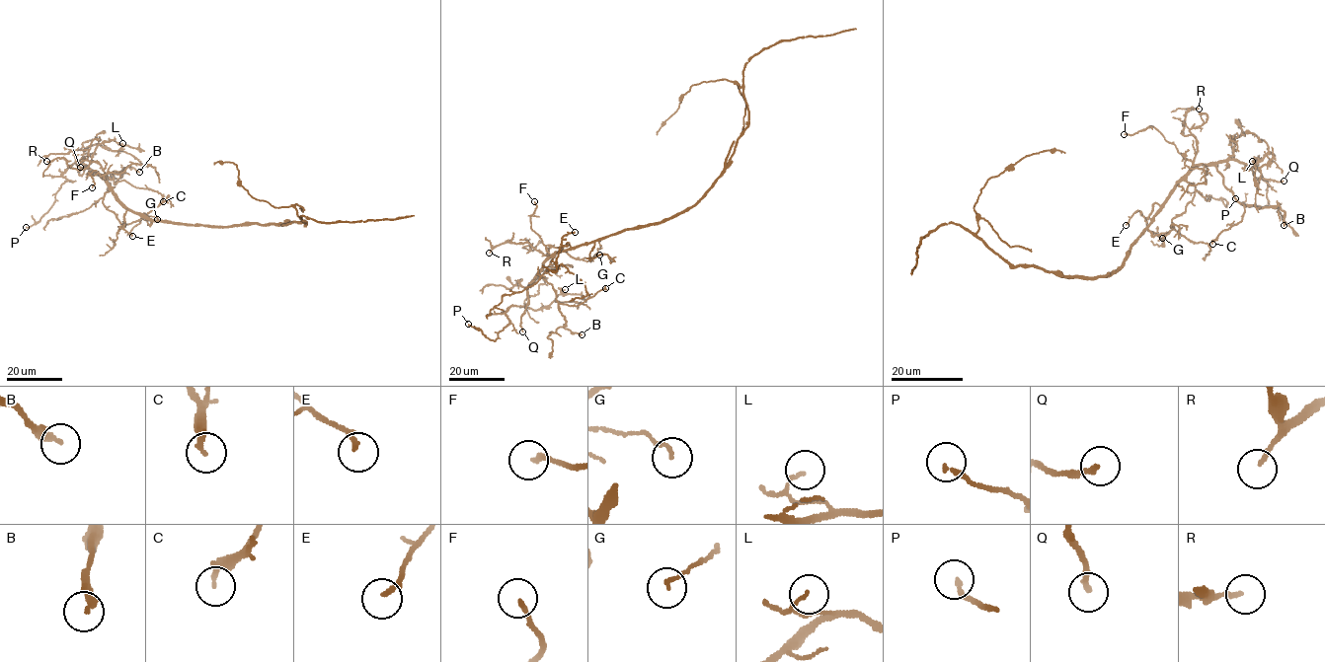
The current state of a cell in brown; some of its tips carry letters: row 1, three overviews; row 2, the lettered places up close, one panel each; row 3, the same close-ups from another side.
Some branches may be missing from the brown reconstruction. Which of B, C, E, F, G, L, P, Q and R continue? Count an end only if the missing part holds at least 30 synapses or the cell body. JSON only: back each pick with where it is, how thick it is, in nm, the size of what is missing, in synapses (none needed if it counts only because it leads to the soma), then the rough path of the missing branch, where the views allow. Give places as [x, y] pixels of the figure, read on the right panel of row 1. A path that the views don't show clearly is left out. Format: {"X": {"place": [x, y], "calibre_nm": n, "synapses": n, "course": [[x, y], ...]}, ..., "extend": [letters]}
{"extend": []}

